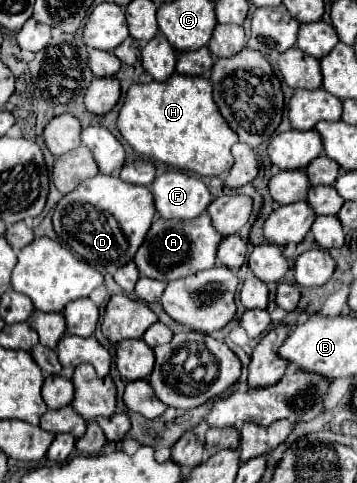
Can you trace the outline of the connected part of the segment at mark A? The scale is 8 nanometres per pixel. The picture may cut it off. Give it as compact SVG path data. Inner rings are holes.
M207 213L195 217L193 221L165 221L163 217L155 217L143 245L135 253L135 265L143 277L151 277L157 281L171 281L193 275L203 269L211 269L215 265L215 253L221 235L213 229Z

